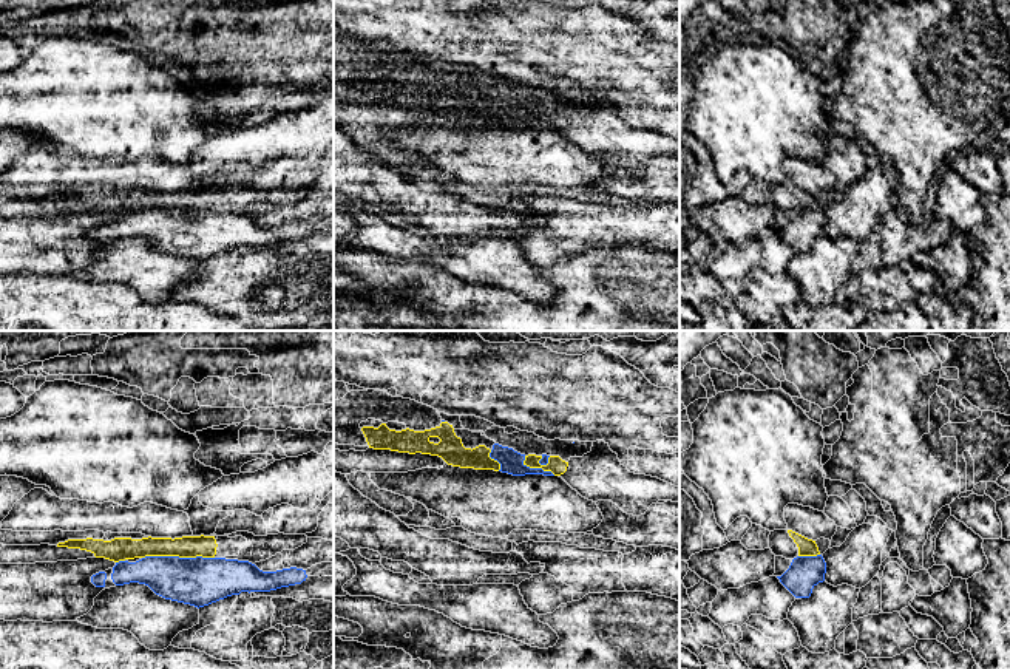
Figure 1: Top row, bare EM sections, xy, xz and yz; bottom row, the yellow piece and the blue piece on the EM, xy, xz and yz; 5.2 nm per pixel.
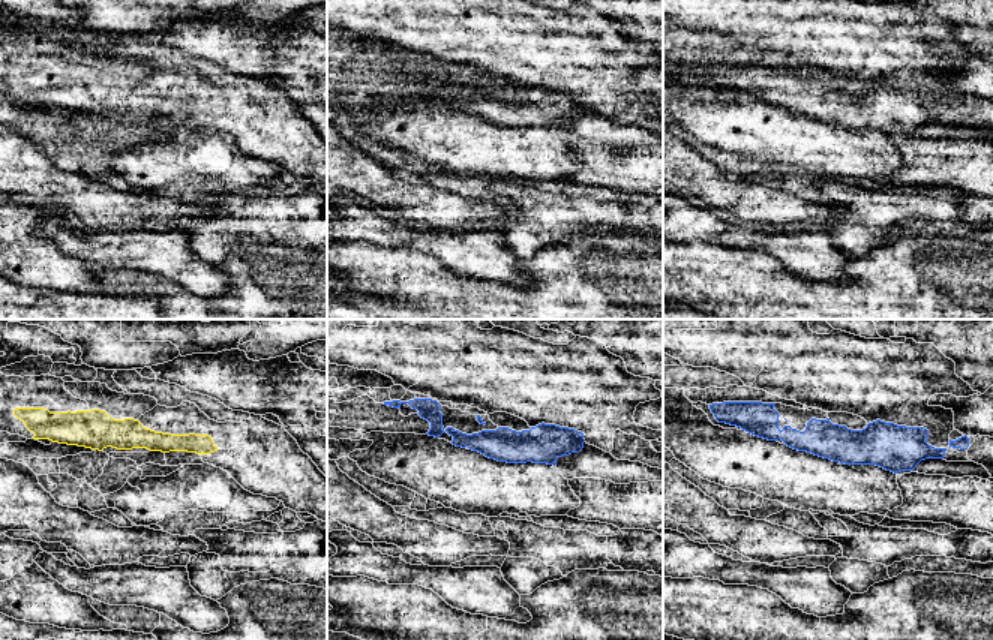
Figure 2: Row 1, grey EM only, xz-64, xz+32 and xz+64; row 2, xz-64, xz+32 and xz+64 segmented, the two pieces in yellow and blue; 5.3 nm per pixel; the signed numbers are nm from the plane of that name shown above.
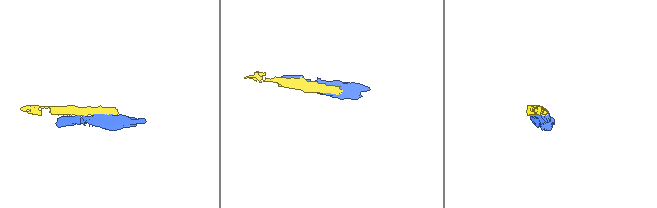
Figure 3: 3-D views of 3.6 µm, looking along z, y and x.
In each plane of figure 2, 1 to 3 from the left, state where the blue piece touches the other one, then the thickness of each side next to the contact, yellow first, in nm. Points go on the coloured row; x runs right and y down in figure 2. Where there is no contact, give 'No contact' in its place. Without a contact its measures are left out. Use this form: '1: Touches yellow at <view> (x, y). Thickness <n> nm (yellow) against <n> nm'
1: No contact
2: No contact
3: No contact

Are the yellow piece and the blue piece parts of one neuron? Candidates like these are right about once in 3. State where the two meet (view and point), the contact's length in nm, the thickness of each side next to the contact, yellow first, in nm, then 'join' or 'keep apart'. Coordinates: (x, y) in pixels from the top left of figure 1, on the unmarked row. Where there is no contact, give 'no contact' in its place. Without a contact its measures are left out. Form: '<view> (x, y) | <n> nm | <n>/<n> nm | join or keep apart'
xy (178, 209) | 380 nm | 110/260 nm | keep apart

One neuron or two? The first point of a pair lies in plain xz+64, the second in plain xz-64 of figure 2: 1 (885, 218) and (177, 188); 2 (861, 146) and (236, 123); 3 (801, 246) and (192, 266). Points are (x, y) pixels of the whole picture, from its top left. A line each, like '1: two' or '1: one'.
1: two
2: two
3: one

